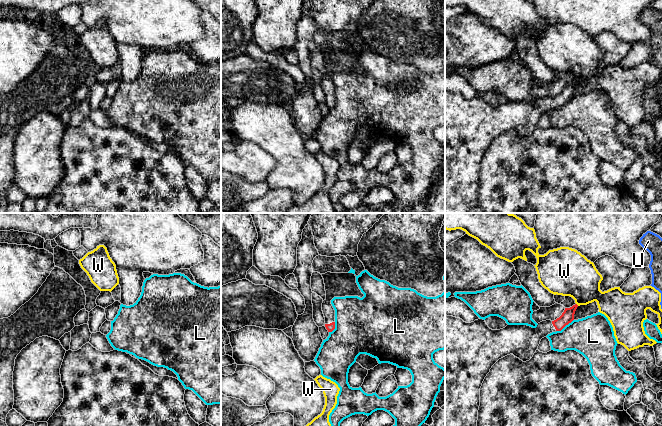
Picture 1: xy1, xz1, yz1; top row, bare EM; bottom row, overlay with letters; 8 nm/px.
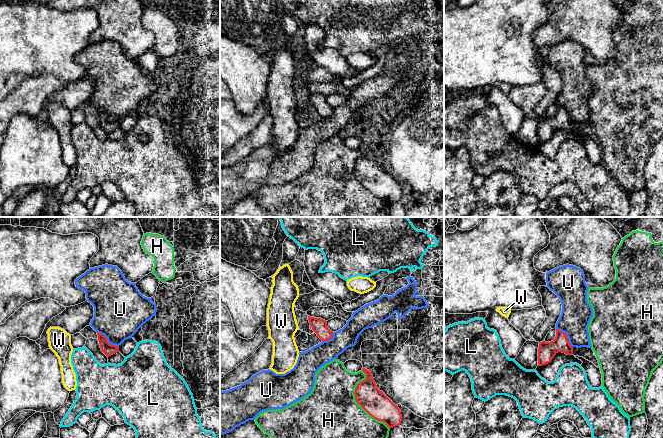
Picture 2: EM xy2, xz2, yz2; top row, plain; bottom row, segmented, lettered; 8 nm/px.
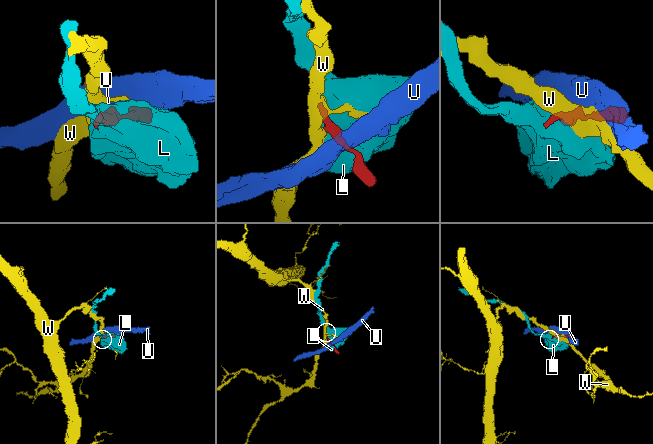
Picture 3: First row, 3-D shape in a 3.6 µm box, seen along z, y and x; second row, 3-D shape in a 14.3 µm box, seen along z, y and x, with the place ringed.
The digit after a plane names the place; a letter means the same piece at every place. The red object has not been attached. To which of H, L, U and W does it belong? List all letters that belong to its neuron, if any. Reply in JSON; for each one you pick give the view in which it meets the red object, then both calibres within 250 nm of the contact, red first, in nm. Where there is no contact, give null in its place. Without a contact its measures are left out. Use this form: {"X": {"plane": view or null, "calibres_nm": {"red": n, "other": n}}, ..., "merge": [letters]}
{"merge": []}

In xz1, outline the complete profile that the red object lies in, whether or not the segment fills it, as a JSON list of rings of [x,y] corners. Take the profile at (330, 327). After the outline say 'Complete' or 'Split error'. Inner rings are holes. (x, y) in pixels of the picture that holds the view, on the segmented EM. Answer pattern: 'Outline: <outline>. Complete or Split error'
Outline: [[[331,273],[321,274],[324,279],[326,299],[322,303],[322,311],[325,317],[325,327],[328,332],[335,329],[335,310],[331,304],[334,297],[358,296],[364,294],[356,283],[353,273]]]. Split error

